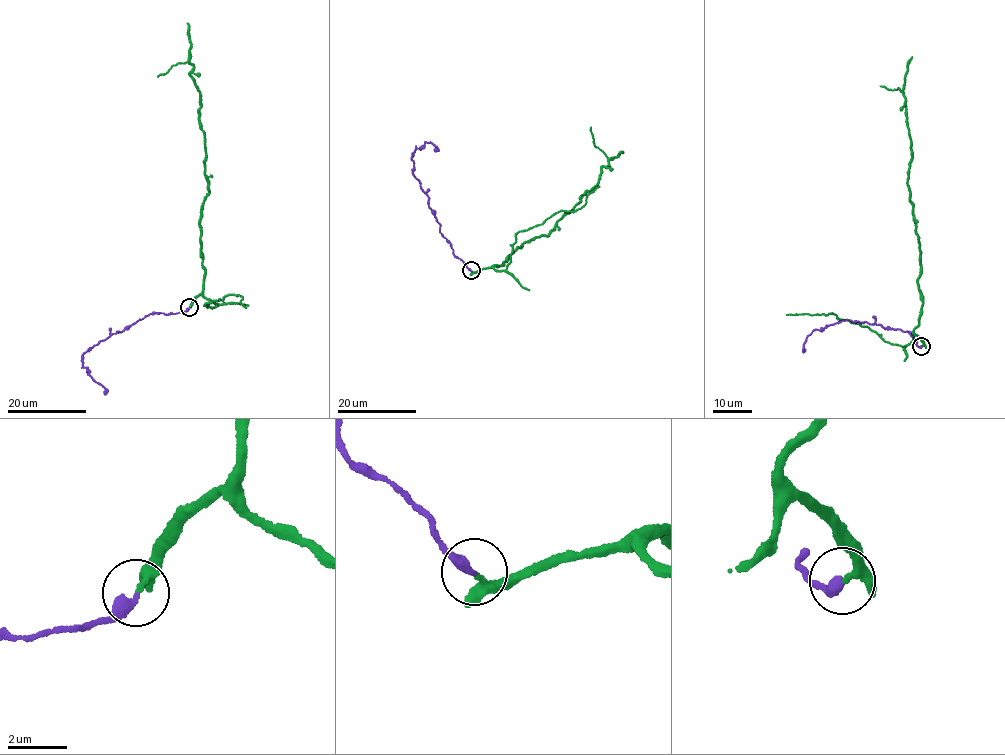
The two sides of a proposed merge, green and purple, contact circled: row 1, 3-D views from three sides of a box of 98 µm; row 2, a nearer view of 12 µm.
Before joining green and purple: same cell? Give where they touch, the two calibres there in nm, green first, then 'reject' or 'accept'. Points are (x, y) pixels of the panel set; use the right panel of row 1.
at (921, 346); 160 nm thick on the green side, 360 nm on the other; accept

